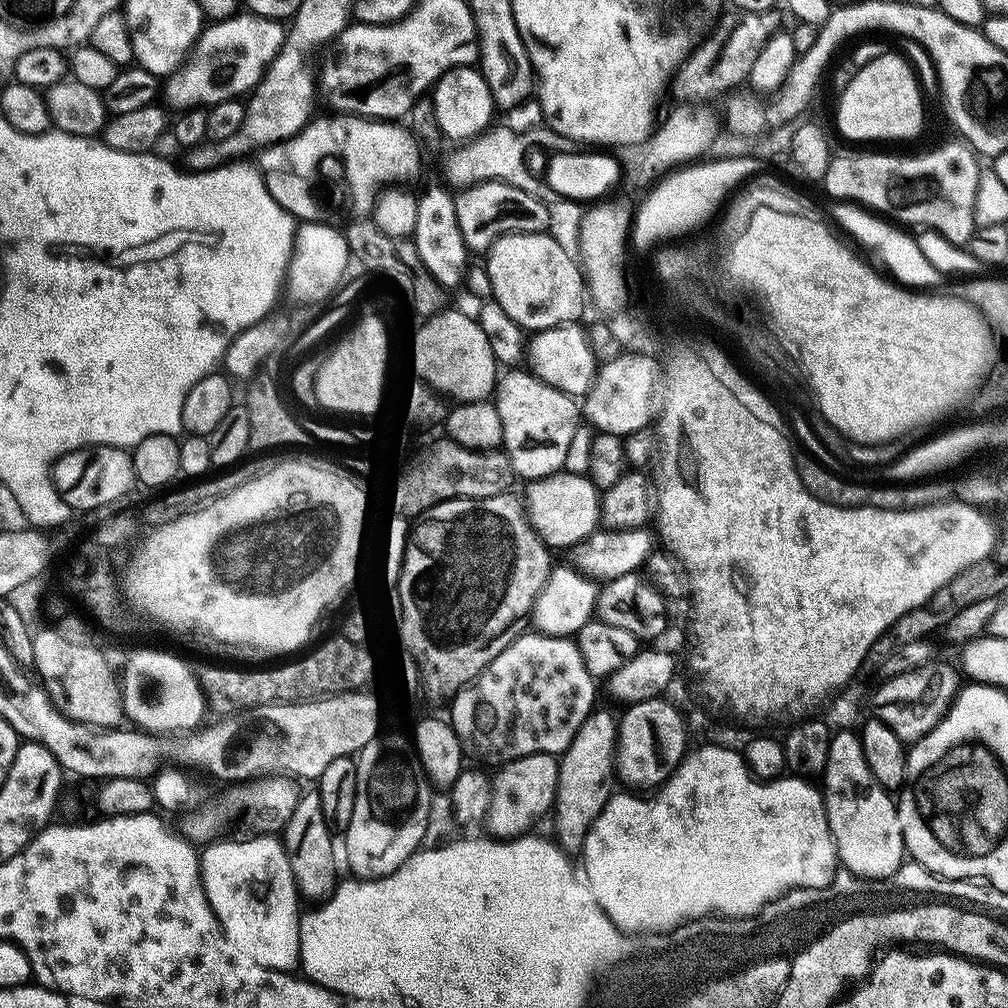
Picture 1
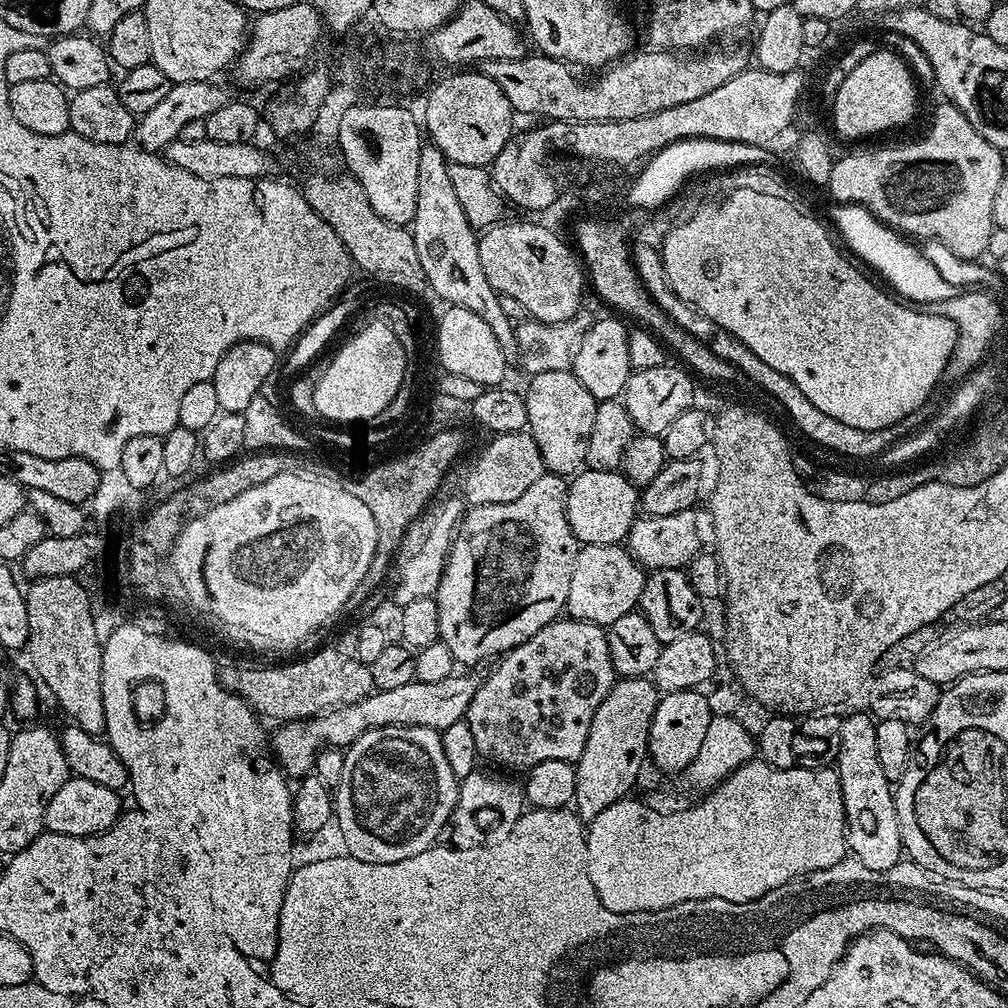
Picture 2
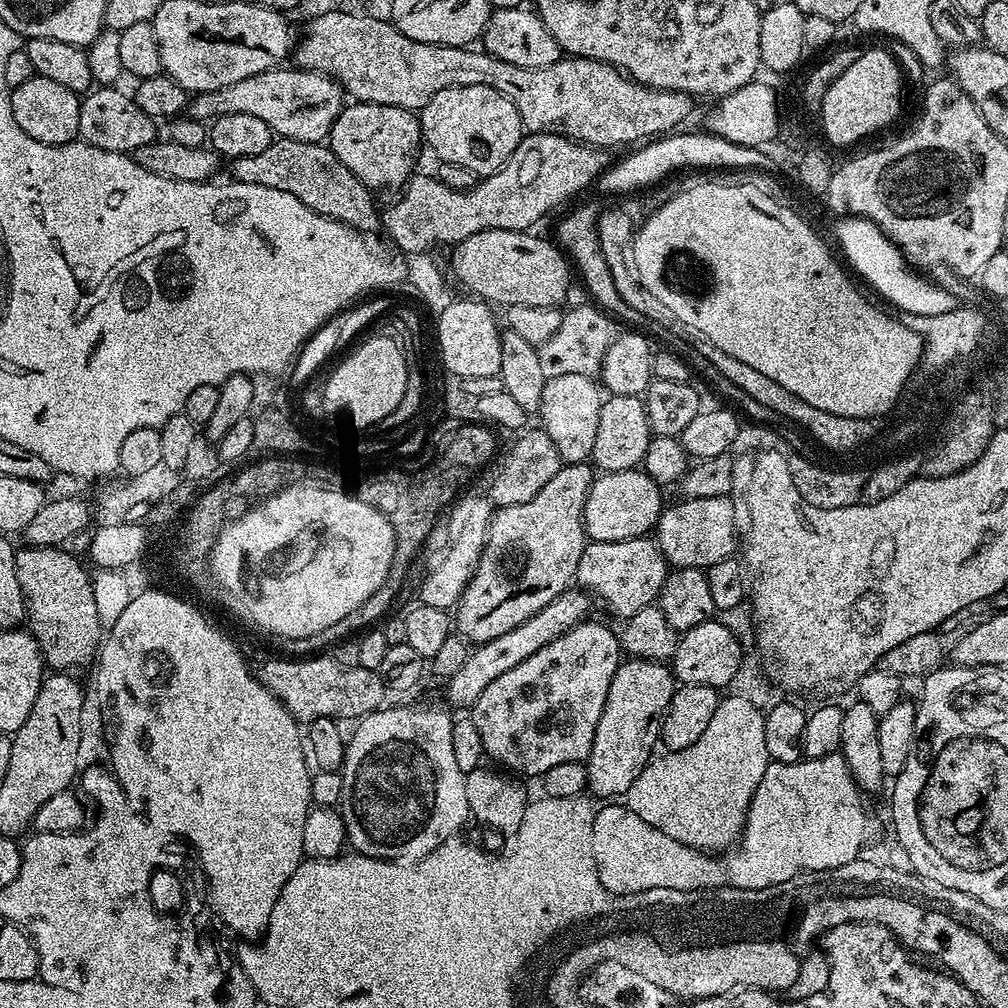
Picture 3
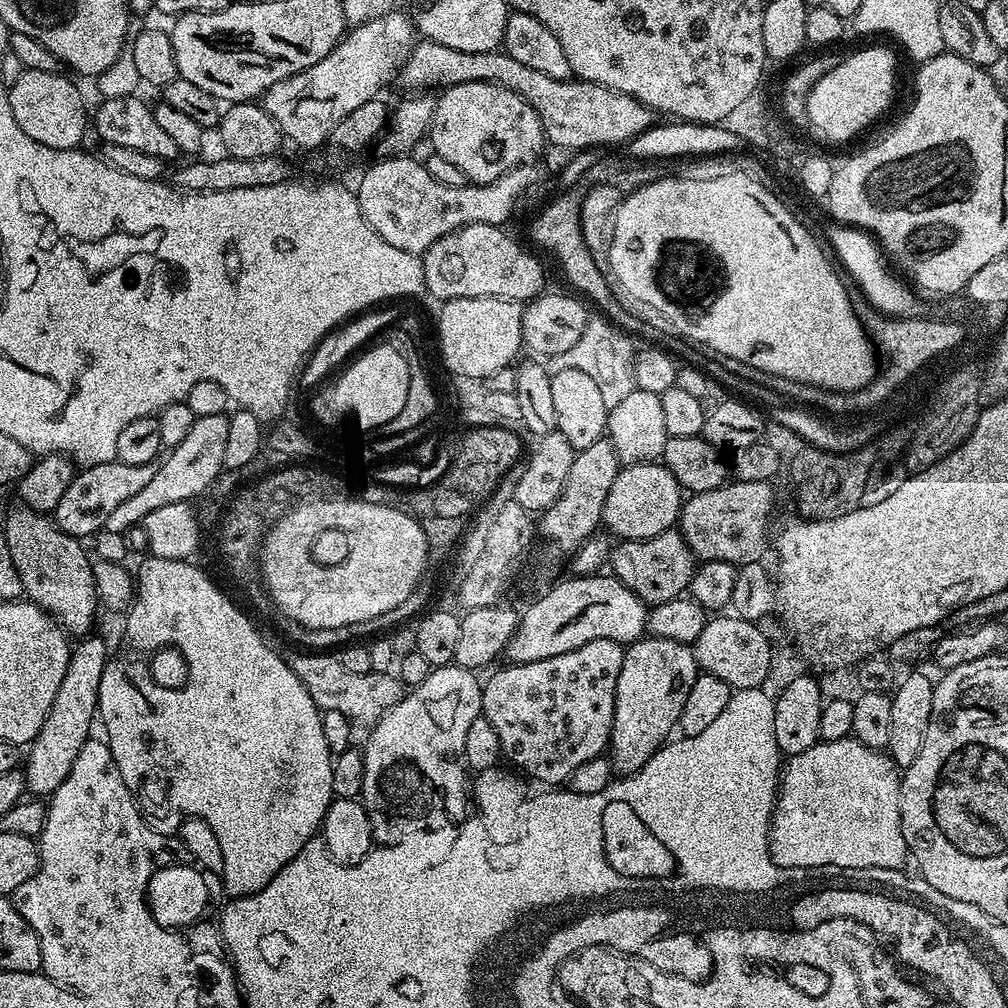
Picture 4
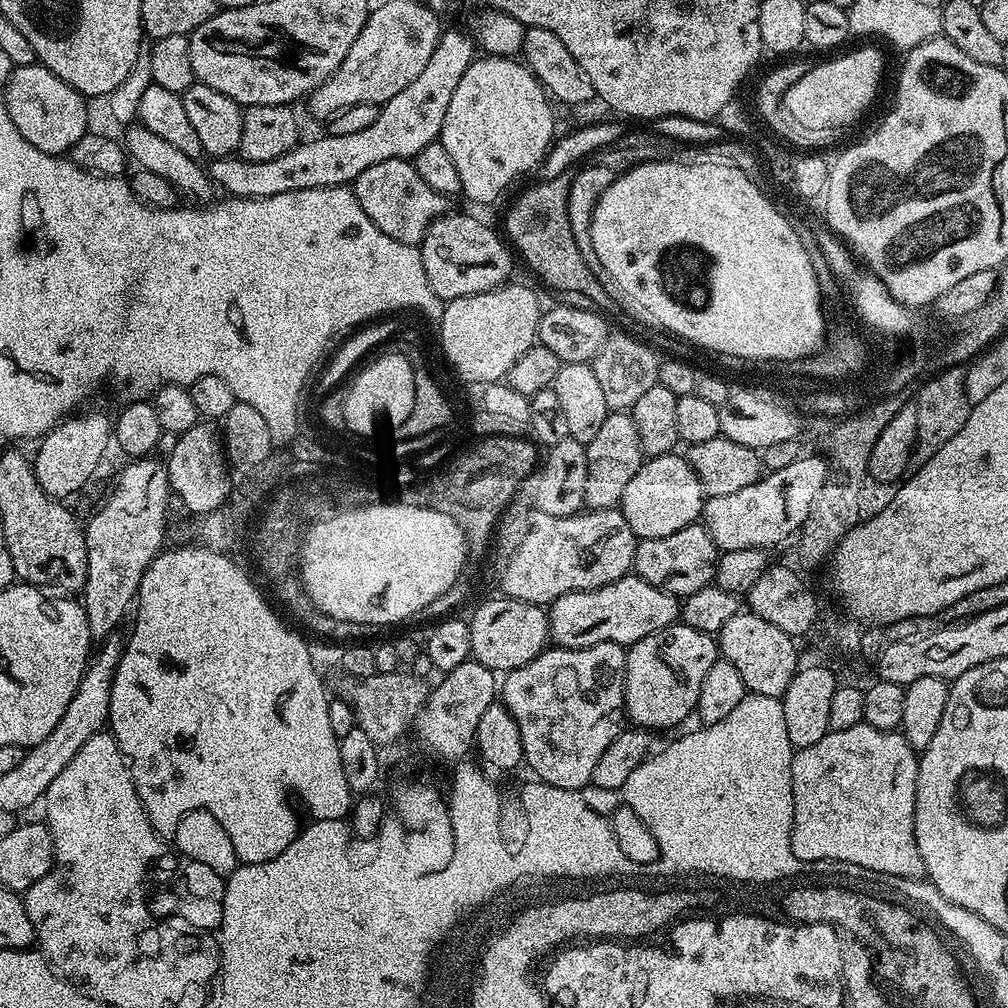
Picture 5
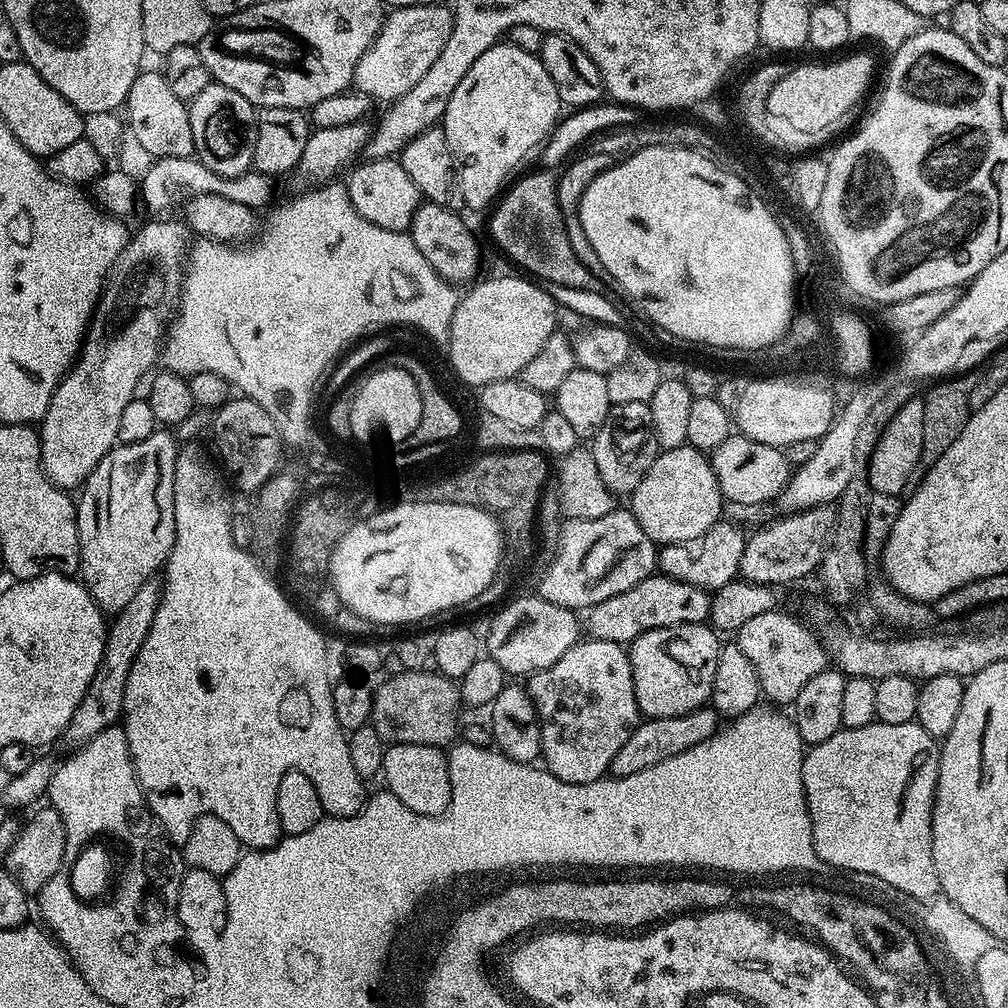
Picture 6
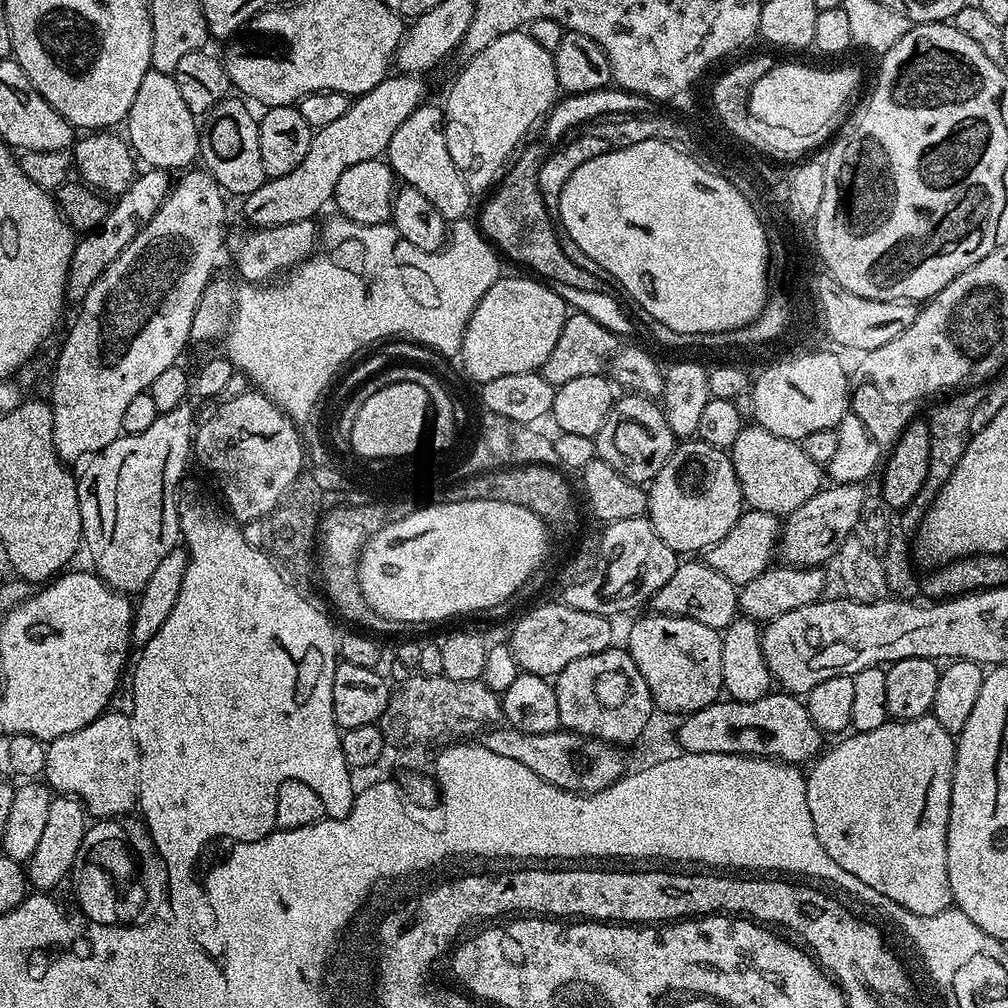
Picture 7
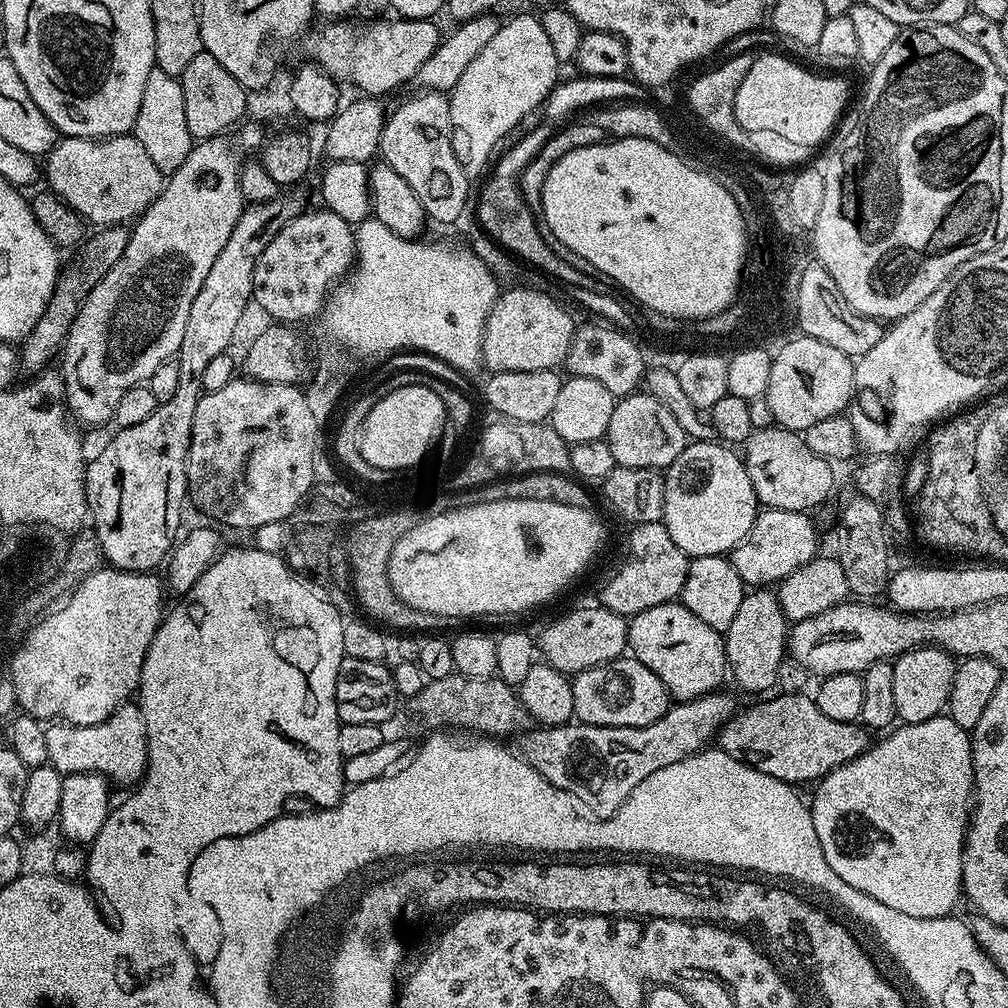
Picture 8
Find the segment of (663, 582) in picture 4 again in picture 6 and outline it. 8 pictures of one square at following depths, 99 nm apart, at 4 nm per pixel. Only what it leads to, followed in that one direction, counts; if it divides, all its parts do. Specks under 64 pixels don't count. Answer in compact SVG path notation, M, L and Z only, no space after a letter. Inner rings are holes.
M718 522L706 530L704 536L690 538L690 542L666 544L658 552L658 568L661 573L678 582L703 588L709 594L715 594L722 586L740 576L740 563L746 532L736 524Z

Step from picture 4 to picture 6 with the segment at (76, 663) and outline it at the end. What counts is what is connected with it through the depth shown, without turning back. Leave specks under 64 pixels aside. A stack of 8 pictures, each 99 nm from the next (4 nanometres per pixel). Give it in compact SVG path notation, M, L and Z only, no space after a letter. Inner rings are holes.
M158 430L142 442L117 443L94 466L94 470L79 489L76 504L76 525L80 543L79 579L94 598L100 611L115 614L127 606L130 598L151 576L157 575L172 553L176 527L174 526L174 466L178 441L168 430Z

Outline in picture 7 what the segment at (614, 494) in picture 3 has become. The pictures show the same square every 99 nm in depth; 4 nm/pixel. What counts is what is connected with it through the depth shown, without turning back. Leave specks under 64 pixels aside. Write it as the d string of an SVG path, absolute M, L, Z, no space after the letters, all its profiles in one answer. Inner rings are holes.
M699 438L677 443L666 466L658 470L646 491L649 522L658 538L662 538L662 542L678 554L700 554L713 548L718 541L726 538L726 534L730 534L746 508L731 455L725 449L710 446Z

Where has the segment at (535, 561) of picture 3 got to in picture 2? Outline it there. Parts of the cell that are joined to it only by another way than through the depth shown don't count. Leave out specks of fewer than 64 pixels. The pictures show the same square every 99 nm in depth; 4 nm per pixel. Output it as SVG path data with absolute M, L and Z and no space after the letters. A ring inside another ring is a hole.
M545 474L538 478L538 482L534 482L534 486L530 486L530 490L526 490L526 494L522 494L522 498L500 504L500 516L520 516L520 520L528 520L528 524L532 524L532 532L536 532L536 540L540 540L540 564L536 564L536 576L532 576L532 584L528 584L528 600L524 600L524 608L520 608L520 612L516 612L516 616L512 616L512 620L508 620L508 624L500 628L500 632L492 632L492 636L488 636L488 640L484 640L484 644L480 644L476 652L484 652L484 648L496 648L500 651L500 644L508 644L512 648L512 640L518 641L519 644L526 642L565 611L570 590L570 574L574 570L574 558L581 550L581 545L570 530L566 518L565 495L565 477Z

